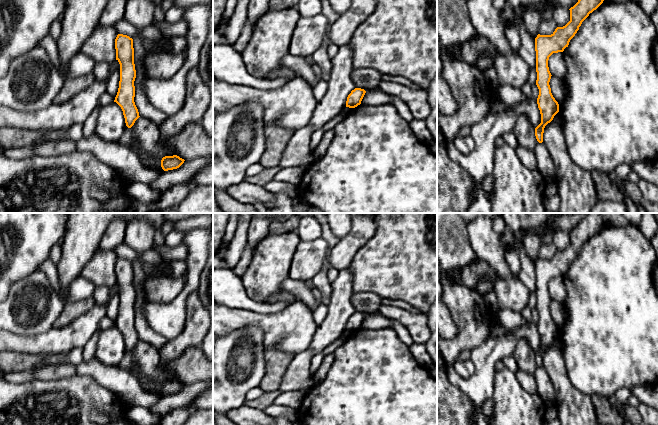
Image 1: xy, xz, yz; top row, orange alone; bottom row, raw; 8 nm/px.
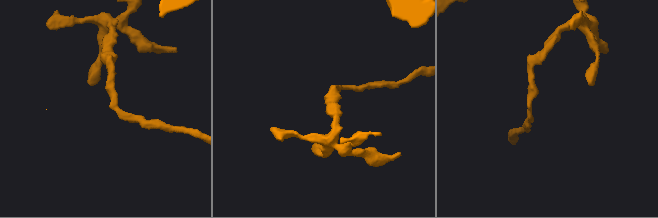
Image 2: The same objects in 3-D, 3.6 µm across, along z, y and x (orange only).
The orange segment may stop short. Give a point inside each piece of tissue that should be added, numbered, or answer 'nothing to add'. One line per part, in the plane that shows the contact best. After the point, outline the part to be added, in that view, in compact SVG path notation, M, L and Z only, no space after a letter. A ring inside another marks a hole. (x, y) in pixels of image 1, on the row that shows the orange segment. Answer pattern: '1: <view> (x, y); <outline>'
nothing to add

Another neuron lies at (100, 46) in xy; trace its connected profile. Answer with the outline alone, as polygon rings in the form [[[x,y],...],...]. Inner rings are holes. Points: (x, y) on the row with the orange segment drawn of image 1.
[[[99,25],[85,41],[80,52],[89,56],[95,63],[112,64],[116,60],[115,39],[117,35],[114,26]]]

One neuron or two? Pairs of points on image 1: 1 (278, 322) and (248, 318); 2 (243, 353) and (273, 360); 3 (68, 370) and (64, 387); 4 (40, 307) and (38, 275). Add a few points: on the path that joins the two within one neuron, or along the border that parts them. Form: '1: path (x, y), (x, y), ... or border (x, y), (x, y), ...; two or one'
1: path (271, 322), (255, 319); one
2: border (266, 350), (265, 373), (261, 381); two
3: border (76, 375), (43, 380); two
4: path (38, 299), (38, 283); one

